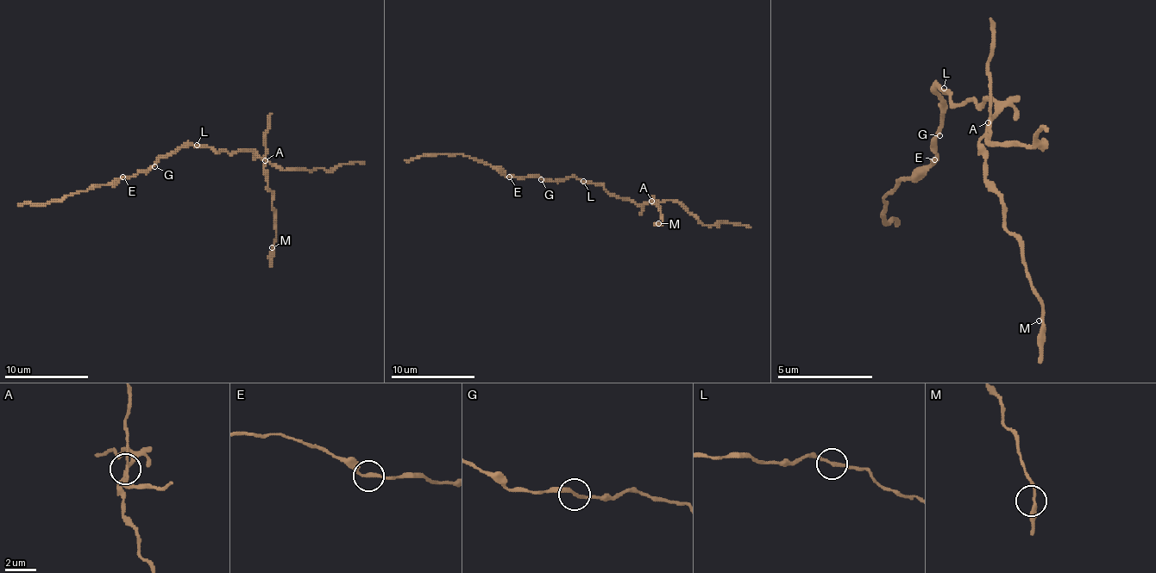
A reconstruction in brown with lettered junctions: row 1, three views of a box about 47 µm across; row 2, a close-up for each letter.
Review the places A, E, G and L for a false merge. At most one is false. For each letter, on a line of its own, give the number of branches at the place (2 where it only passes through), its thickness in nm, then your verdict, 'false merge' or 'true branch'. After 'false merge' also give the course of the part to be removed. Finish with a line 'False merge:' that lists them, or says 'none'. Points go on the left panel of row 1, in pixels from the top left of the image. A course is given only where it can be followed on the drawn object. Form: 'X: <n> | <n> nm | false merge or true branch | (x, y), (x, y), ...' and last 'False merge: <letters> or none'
A: 4 | 180 nm | false merge | (266, 159), (263, 174), (272, 196), (276, 239), (270, 266)
E: 2 | 220 nm | true branch
G: 2 | 220 nm | true branch
L: 2 | 180 nm | true branch
False merge: A

